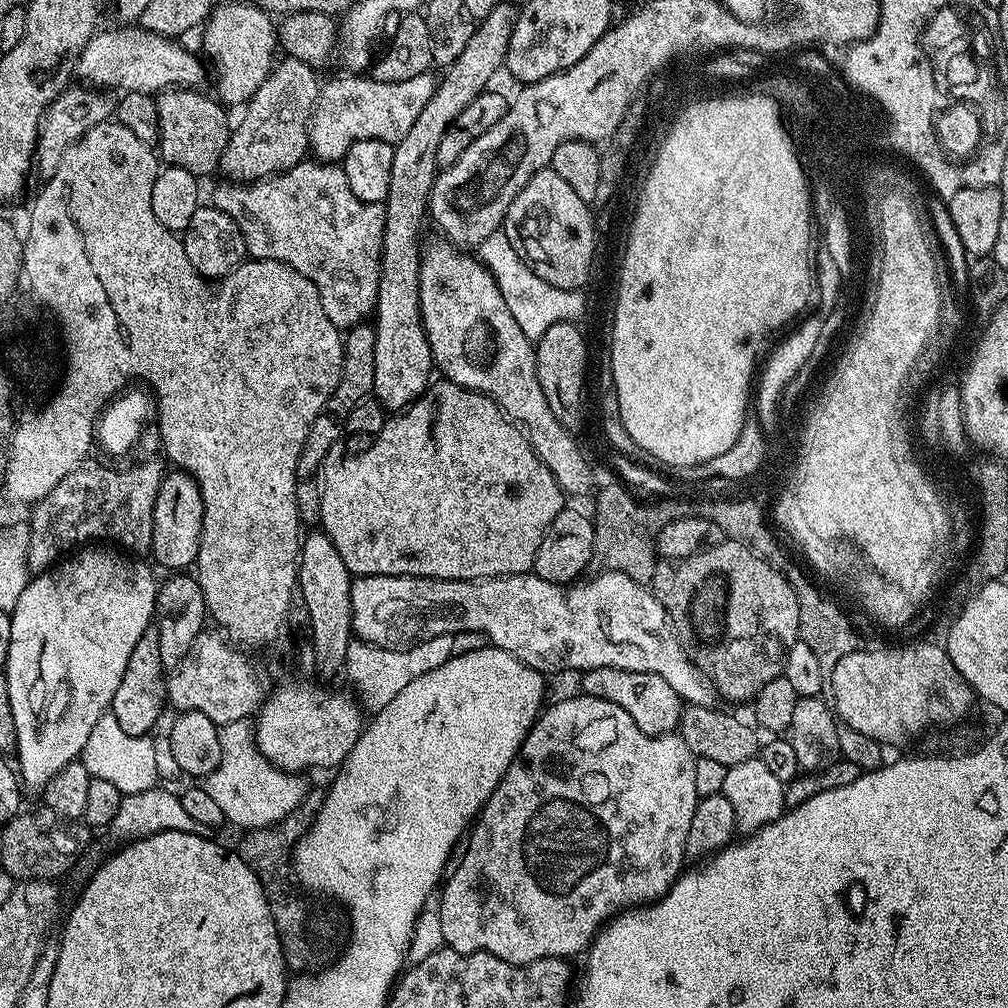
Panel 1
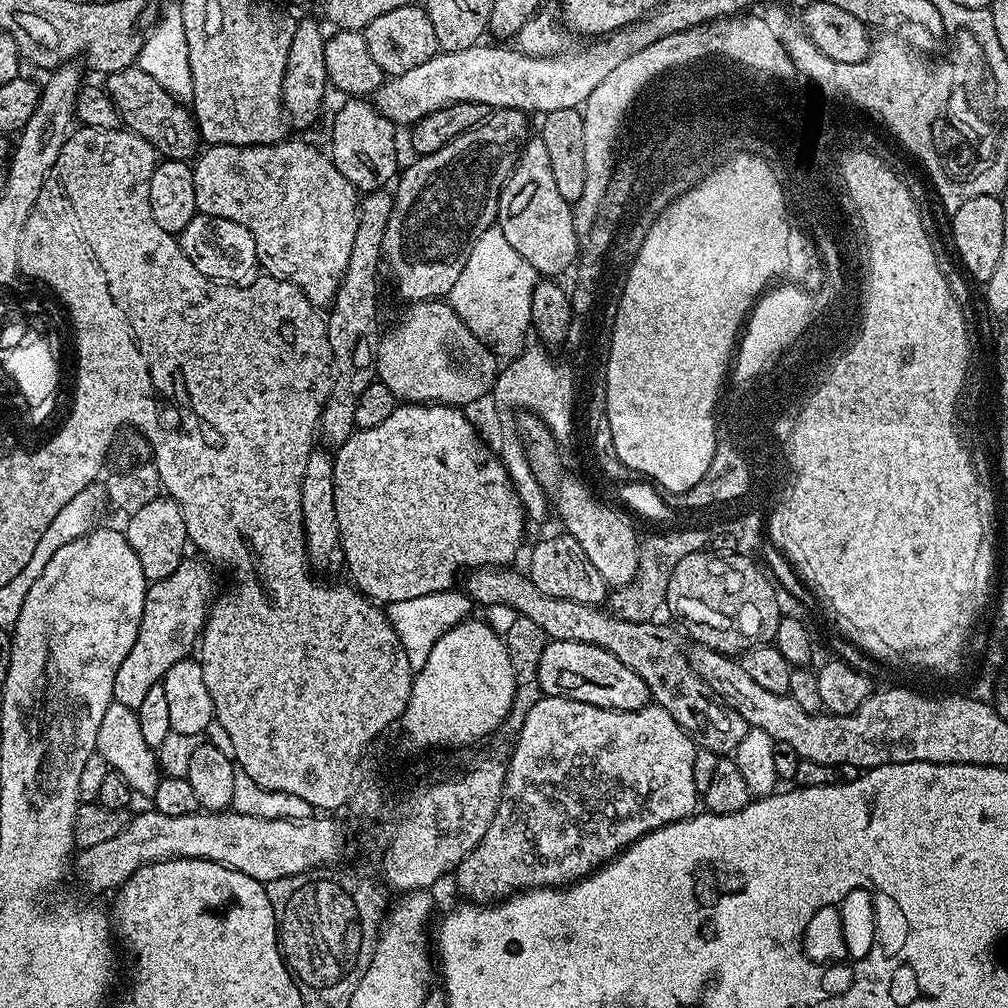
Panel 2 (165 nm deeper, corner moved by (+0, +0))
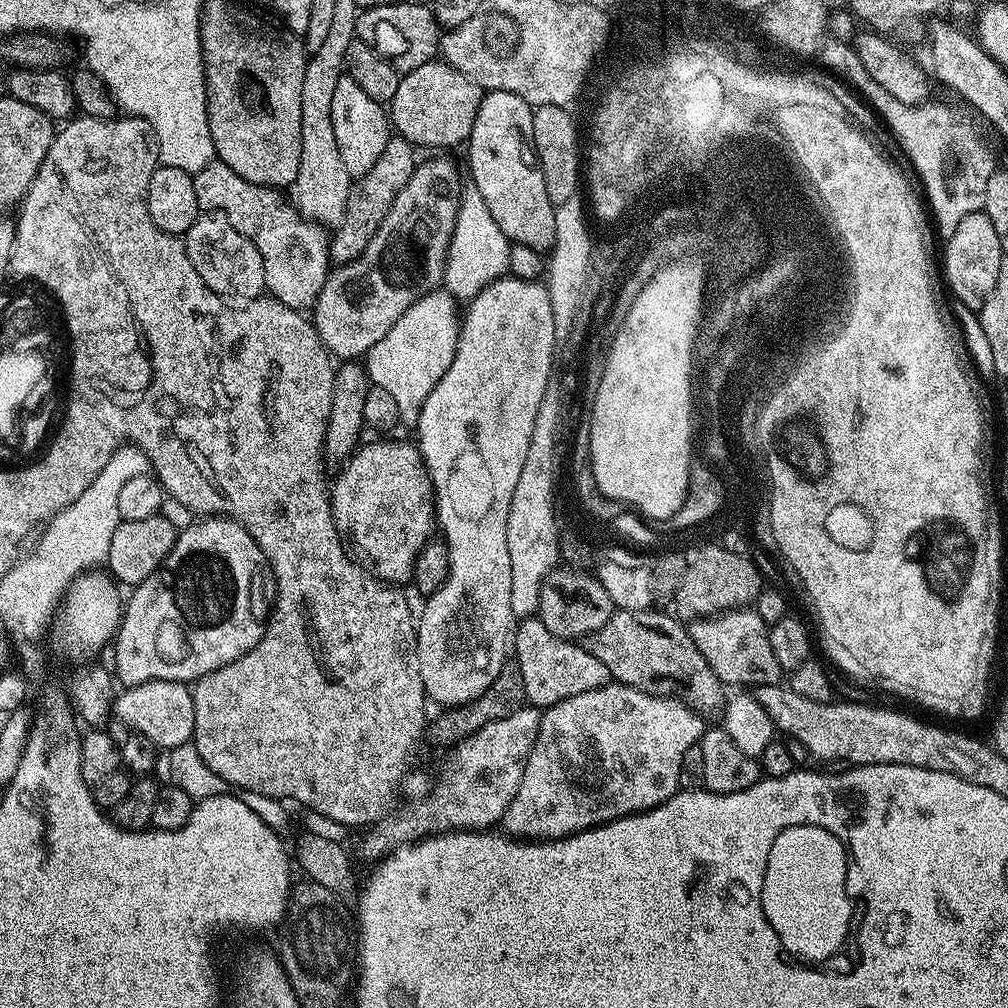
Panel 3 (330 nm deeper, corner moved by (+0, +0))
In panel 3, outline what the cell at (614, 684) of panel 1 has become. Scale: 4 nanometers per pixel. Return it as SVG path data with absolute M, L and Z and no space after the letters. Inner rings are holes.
M521 619L515 625L514 640L515 636L514 661L521 670L525 698L529 705L543 710L566 698L574 698L574 694L586 694L586 690L598 690L603 684L609 683L606 662L598 662L598 658L594 658L594 654L590 654L587 647L550 634L543 620Z

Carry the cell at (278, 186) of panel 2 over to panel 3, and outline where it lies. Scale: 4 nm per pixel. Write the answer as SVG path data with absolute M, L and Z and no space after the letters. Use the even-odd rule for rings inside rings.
M207 164L193 175L192 181L201 213L218 211L226 214L230 226L234 226L238 234L250 238L258 254L262 254L267 295L297 310L311 309L328 280L329 233L300 215L295 203L290 202L283 191L246 182L246 178L238 178L238 174L225 164Z

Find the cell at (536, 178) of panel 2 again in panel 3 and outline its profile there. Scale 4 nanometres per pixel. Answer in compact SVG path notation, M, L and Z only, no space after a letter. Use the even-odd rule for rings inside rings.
M485 91L480 98L478 114L474 118L474 130L468 135L468 168L472 171L471 183L482 194L482 202L486 202L486 210L490 210L490 218L498 222L498 230L512 244L530 246L535 252L547 253L554 242L555 207L546 198L546 182L542 178L540 163L536 150L532 146L532 113L533 105L527 104L518 94L509 92Z

